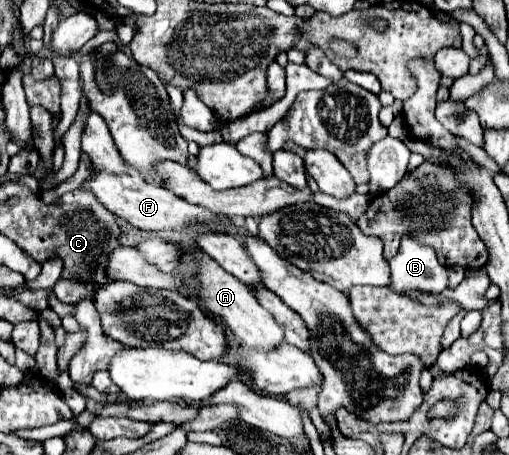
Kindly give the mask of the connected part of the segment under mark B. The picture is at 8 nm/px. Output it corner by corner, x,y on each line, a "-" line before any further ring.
407,235
389,265
393,291
419,289
423,293
441,293
449,285
447,267
439,263
435,249

